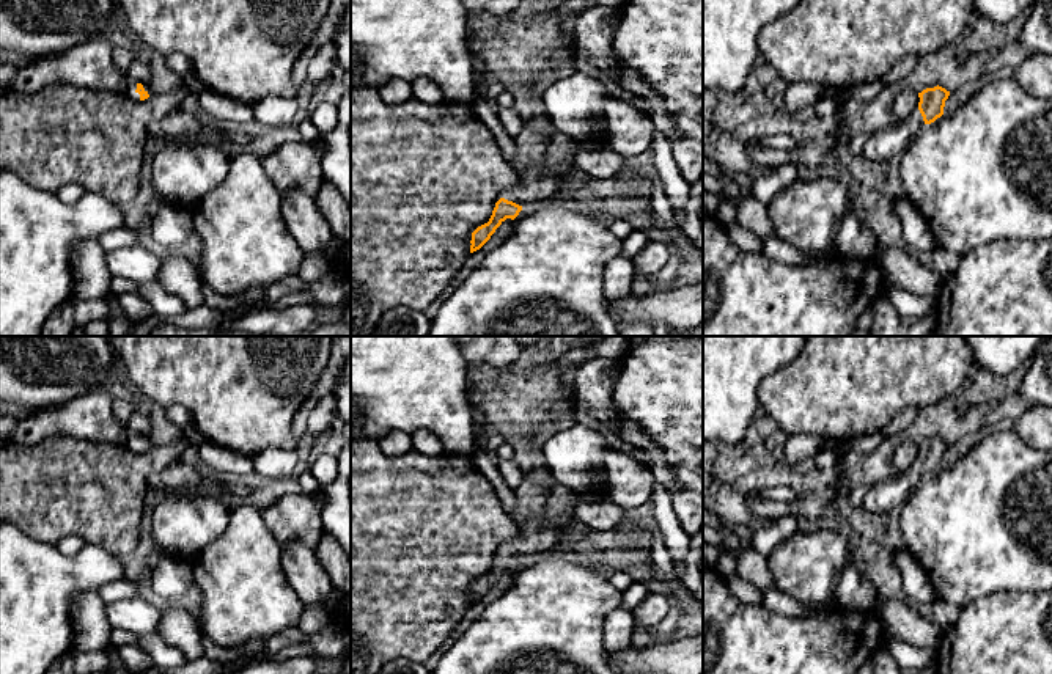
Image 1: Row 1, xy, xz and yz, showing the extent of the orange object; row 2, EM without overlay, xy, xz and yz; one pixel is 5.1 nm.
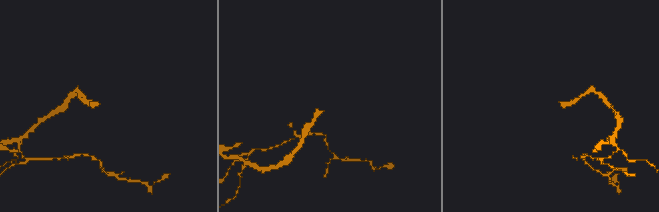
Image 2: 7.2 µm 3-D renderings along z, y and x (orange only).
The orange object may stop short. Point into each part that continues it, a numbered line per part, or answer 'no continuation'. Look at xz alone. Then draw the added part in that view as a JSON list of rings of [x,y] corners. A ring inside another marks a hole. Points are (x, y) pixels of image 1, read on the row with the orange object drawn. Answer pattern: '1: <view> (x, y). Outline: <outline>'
1: xz (537, 183). Outline: [[[541,163],[530,165],[519,173],[519,184],[505,192],[503,198],[519,206],[527,206],[552,198],[563,185],[557,170],[547,170]]]

